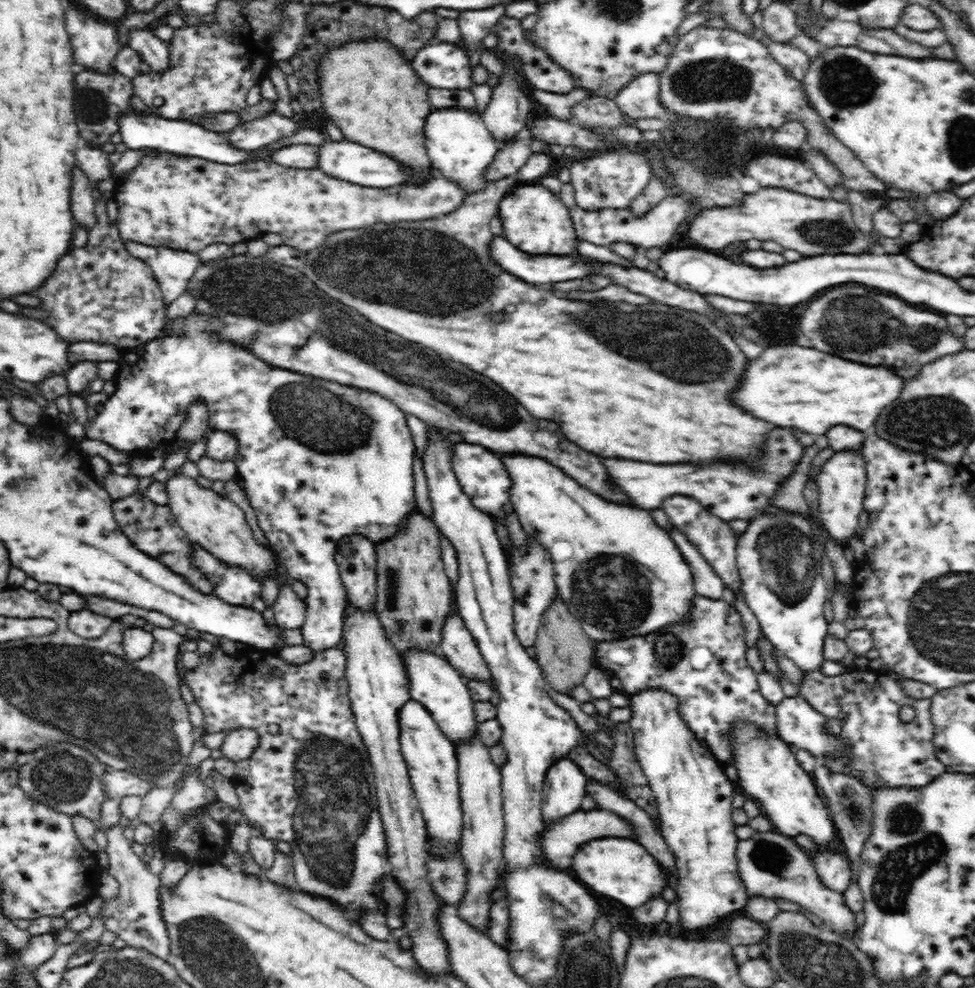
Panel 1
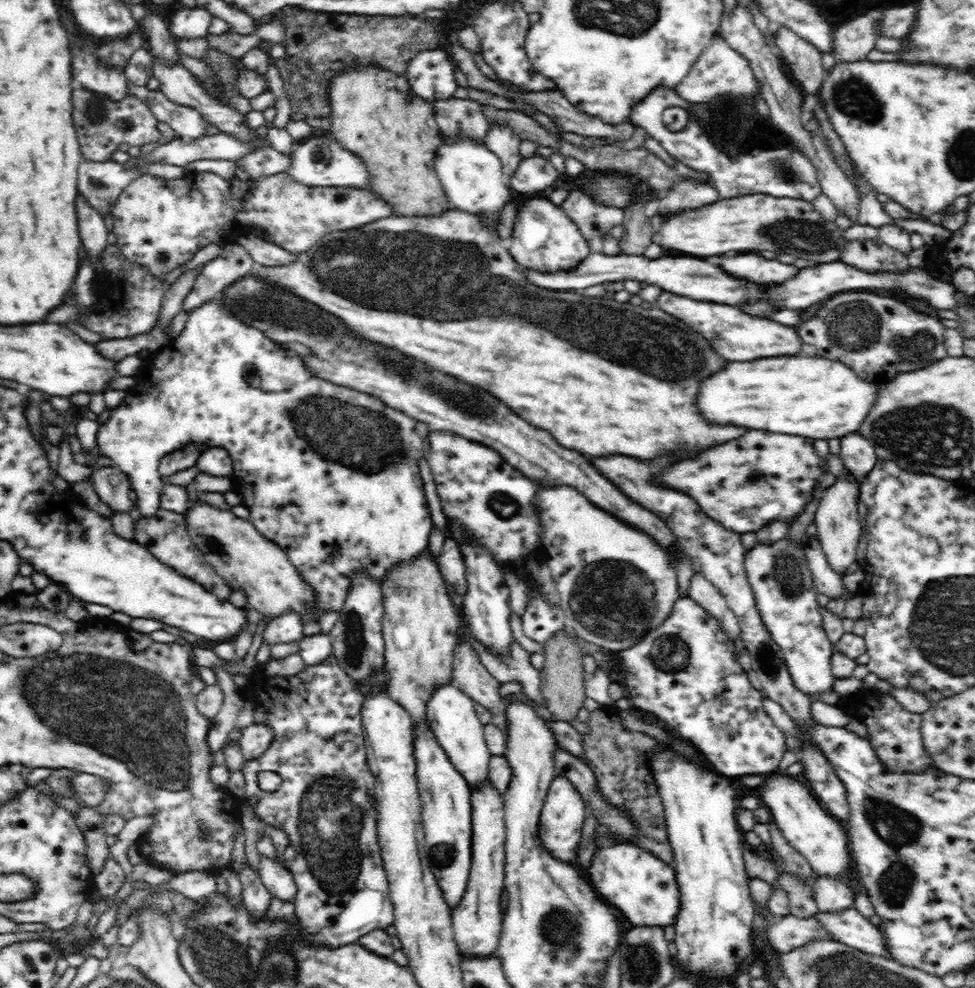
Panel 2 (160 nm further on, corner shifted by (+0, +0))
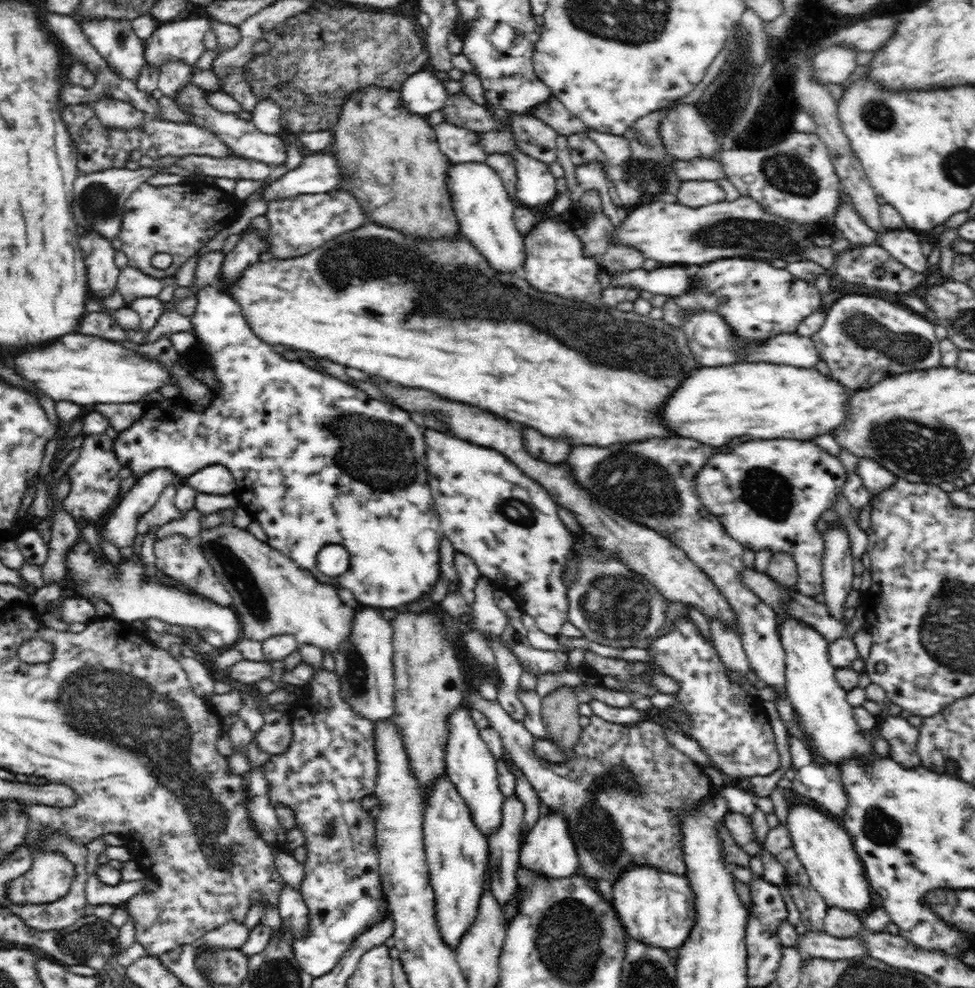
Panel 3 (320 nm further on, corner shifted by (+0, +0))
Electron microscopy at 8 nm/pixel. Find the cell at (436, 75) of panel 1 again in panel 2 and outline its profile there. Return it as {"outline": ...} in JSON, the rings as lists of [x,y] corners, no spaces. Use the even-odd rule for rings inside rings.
{"outline":[[[439,47],[418,52],[404,75],[410,82],[413,94],[431,103],[451,98],[462,83],[449,52]]]}

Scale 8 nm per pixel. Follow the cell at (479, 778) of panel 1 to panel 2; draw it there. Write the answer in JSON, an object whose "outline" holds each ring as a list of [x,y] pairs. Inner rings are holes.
{"outline":[[[489,778],[480,786],[470,788],[472,801],[472,866],[466,894],[452,913],[452,926],[459,955],[490,957],[497,953],[502,932],[501,896],[505,888],[505,811],[501,794]]]}

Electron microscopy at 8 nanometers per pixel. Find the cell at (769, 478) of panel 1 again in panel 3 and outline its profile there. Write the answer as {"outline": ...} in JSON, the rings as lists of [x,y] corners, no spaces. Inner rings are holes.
{"outline":[[[750,440],[738,444],[728,454],[714,454],[708,466],[698,474],[696,486],[700,501],[717,516],[728,533],[744,549],[771,550],[785,552],[793,556],[797,566],[798,582],[796,590],[803,595],[814,597],[823,592],[822,556],[824,556],[824,537],[816,530],[816,522],[824,510],[834,509],[838,494],[849,476],[837,456],[828,453],[812,442],[796,440]]]}

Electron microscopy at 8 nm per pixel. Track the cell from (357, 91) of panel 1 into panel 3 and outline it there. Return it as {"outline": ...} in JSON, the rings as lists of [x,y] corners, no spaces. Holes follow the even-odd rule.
{"outline":[[[366,86],[358,92],[354,92],[348,100],[344,100],[344,106],[340,108],[340,116],[338,116],[338,122],[331,129],[334,142],[330,144],[330,151],[335,155],[337,160],[337,165],[341,170],[341,178],[343,181],[340,183],[339,190],[345,190],[348,194],[358,200],[362,211],[364,211],[364,224],[382,224],[386,228],[392,228],[392,230],[398,230],[406,236],[416,236],[416,238],[422,238],[422,240],[437,240],[437,239],[448,239],[452,241],[459,233],[459,223],[457,222],[457,217],[453,212],[453,207],[451,206],[451,197],[448,192],[448,187],[446,186],[446,178],[448,178],[448,166],[450,164],[449,158],[442,154],[440,150],[435,130],[428,124],[426,116],[418,116],[417,114],[412,114],[401,101],[401,96],[399,90],[392,90],[384,88],[383,86]]]}

